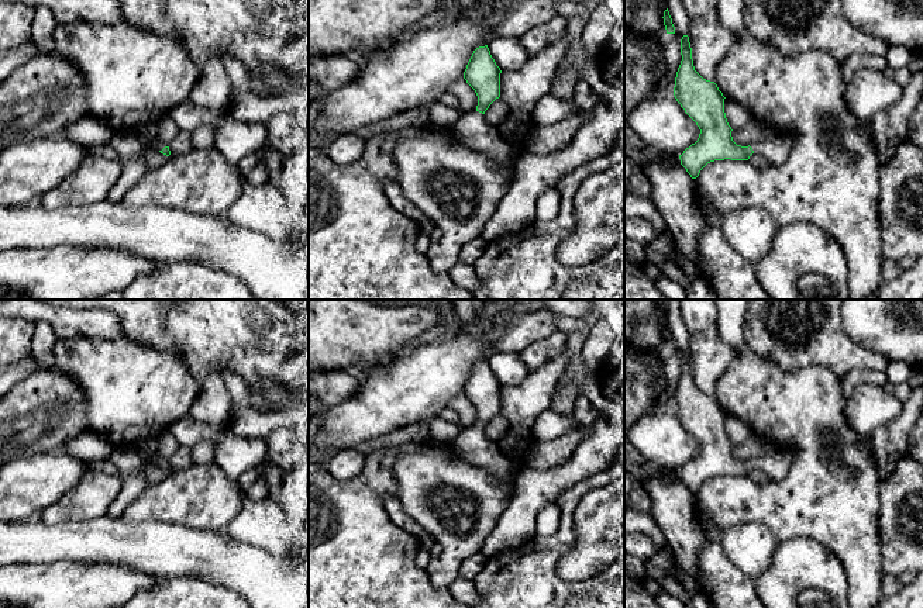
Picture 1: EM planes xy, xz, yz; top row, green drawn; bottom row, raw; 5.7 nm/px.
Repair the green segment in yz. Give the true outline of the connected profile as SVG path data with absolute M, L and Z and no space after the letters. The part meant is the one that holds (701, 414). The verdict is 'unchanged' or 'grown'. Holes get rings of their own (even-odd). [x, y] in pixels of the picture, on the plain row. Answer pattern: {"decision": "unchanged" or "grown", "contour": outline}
{"decision": "grown", "contour": "M688 350L681 355L681 370L674 411L700 445L698 456L679 470L681 480L690 493L696 494L710 477L748 476L754 467L762 470L771 480L783 480L791 470L793 452L772 449L748 462L737 460L724 428L726 412L714 397L703 394L695 386Z"}

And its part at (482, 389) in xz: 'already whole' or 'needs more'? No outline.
needs more

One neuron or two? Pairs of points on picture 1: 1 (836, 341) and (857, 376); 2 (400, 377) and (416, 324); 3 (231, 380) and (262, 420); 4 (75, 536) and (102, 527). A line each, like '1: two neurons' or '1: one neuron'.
1: two neurons
2: two neurons
3: one neuron
4: one neuron

